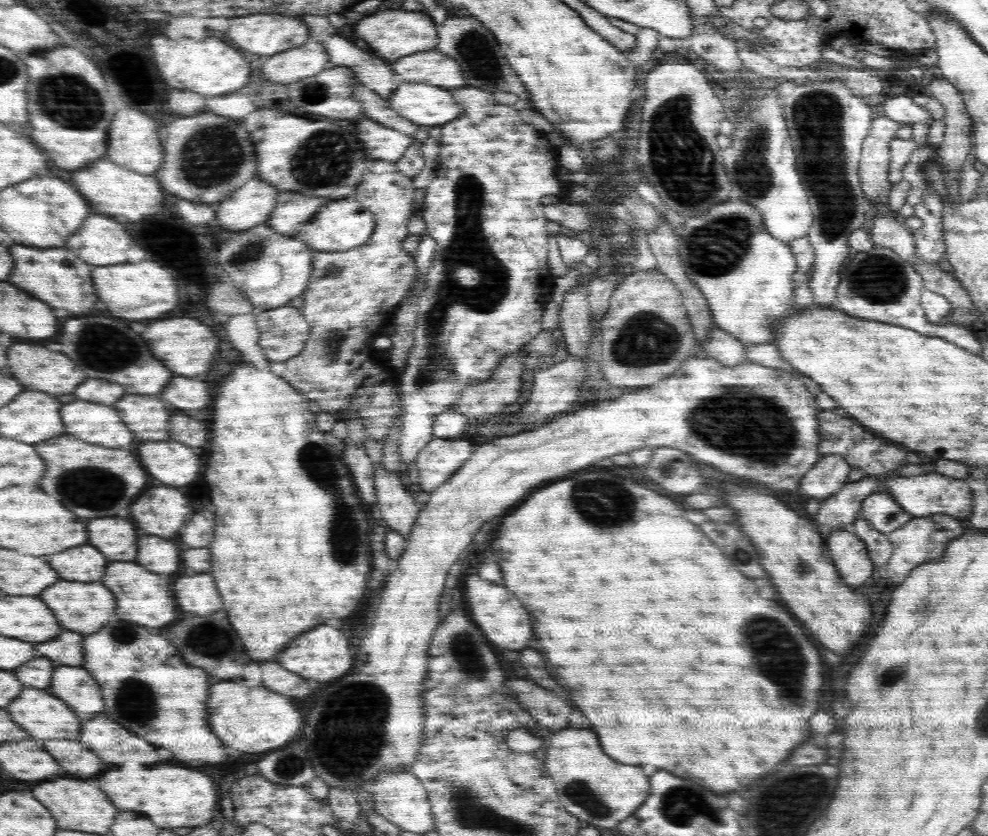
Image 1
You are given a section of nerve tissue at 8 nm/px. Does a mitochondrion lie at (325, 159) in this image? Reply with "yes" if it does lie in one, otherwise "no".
yes

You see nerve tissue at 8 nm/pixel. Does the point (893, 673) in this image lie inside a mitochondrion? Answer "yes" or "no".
yes

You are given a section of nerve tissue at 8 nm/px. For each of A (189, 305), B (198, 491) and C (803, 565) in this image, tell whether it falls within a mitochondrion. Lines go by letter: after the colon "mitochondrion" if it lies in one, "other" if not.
A: other
B: other
C: mitochondrion

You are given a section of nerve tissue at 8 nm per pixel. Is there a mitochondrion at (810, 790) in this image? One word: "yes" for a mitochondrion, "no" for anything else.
yes

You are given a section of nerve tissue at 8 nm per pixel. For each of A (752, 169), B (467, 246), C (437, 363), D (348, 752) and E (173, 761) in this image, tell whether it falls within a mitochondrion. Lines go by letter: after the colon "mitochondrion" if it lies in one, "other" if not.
A: mitochondrion
B: mitochondrion
C: mitochondrion
D: mitochondrion
E: other

